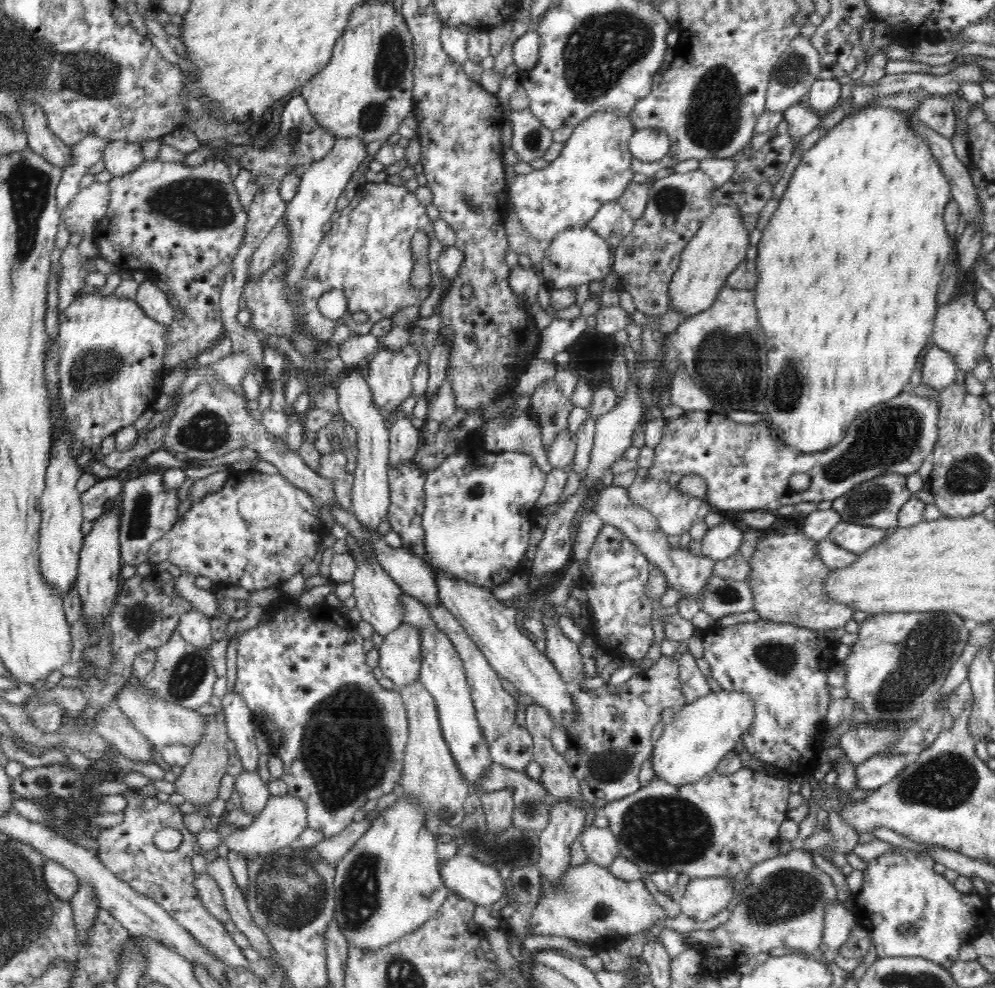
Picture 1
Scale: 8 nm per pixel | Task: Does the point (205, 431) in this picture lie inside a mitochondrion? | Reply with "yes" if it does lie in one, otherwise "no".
yes

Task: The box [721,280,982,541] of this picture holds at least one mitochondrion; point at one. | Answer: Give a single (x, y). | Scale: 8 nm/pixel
(891, 434)

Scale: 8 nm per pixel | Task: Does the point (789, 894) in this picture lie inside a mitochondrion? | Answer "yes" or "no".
yes

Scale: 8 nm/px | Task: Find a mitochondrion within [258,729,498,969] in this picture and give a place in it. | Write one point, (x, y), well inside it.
(359, 892)

